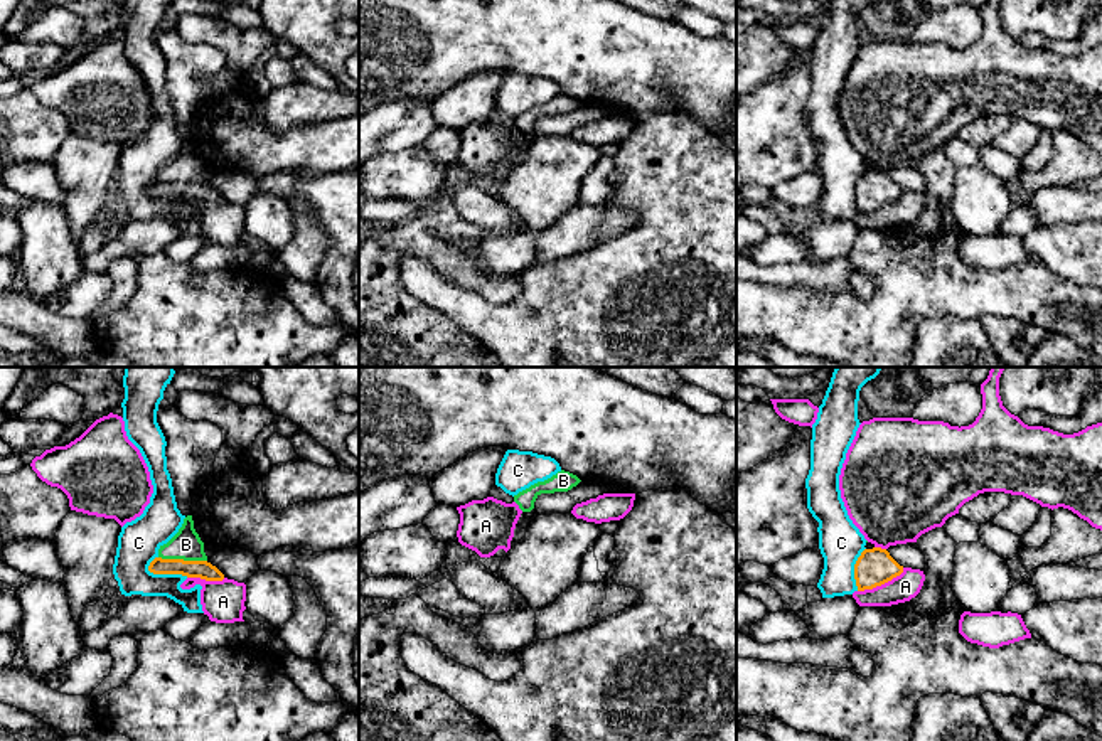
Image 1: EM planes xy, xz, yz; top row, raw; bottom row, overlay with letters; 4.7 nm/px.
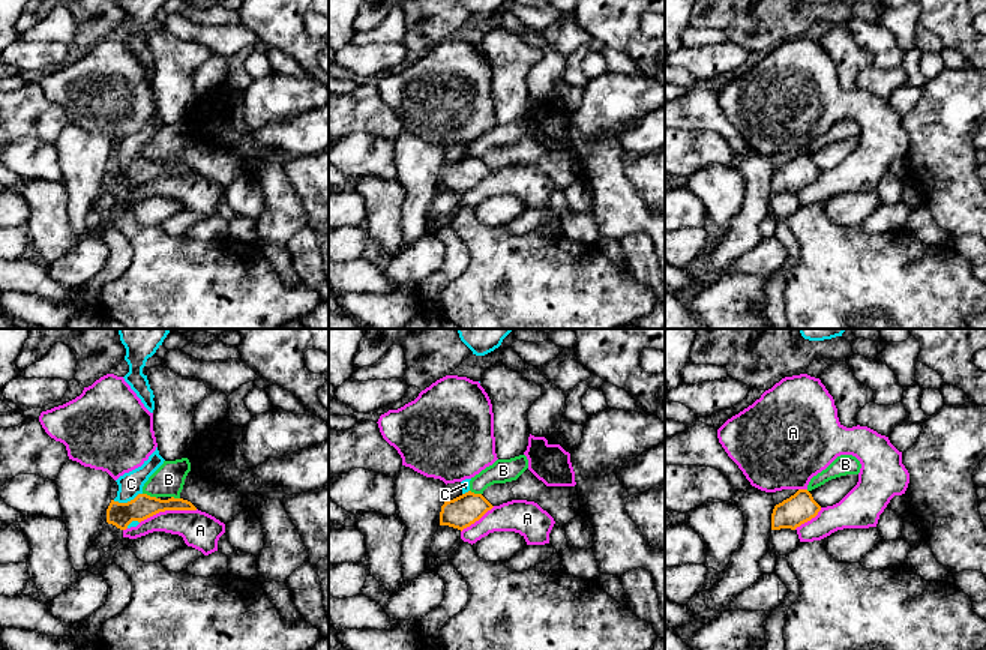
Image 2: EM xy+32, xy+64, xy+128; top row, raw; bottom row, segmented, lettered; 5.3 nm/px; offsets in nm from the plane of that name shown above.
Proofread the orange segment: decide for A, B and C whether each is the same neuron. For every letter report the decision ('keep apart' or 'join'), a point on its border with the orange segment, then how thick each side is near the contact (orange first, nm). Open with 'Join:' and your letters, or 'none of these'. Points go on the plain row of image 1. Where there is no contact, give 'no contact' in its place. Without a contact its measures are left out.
Join: none of these
A: keep apart; contact yz (882, 206); calibres 180 and 130 nm
B: keep apart; contact xy (182, 182); calibres 90 and 150 nm
C: keep apart; contact xy (167, 196); calibres 90 and 200 nm

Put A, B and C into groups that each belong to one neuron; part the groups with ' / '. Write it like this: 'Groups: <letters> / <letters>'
Groups: A / B / C

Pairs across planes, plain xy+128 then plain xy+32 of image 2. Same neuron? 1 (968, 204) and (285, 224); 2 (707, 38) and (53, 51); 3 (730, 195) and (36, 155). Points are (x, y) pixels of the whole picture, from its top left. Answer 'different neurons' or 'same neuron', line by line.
1: same neuron
2: different neurons
3: different neurons

